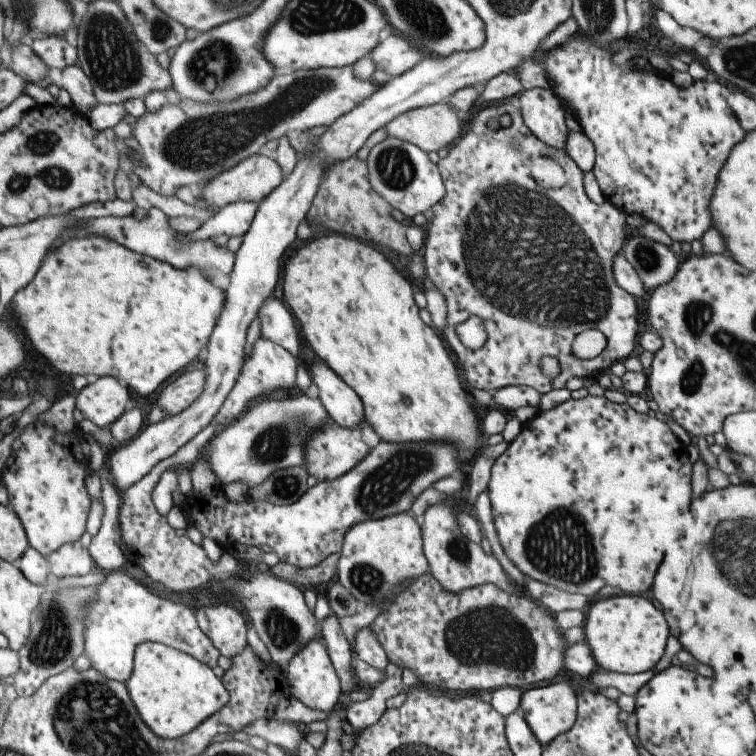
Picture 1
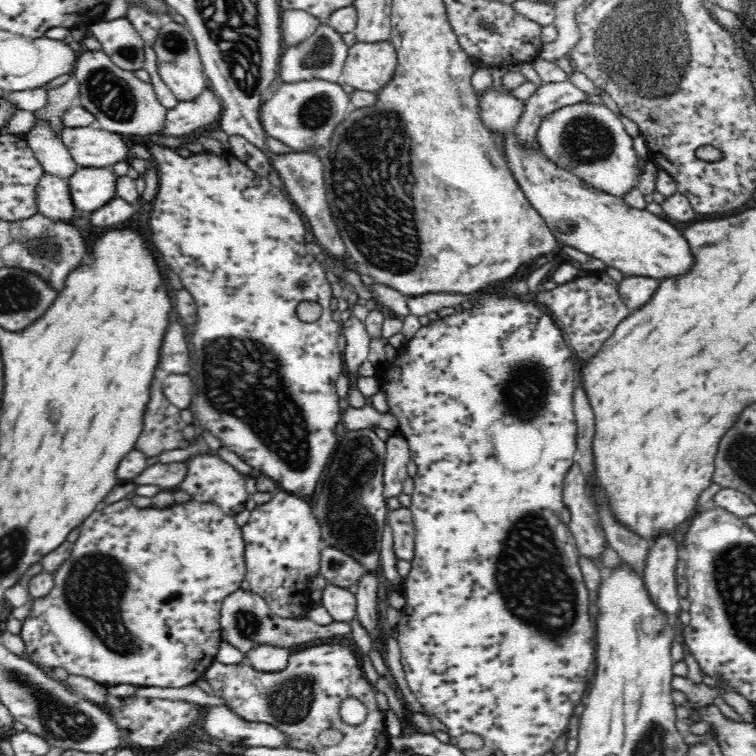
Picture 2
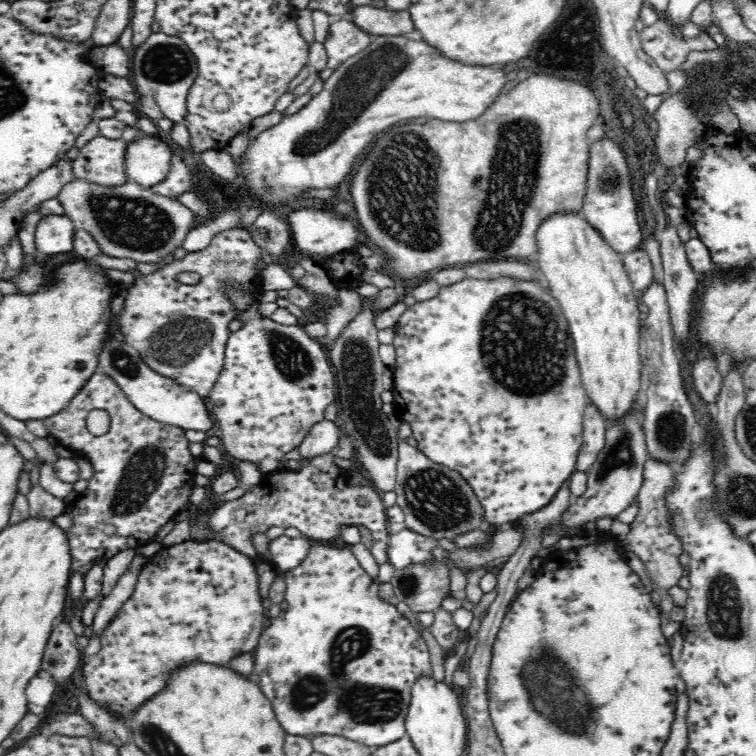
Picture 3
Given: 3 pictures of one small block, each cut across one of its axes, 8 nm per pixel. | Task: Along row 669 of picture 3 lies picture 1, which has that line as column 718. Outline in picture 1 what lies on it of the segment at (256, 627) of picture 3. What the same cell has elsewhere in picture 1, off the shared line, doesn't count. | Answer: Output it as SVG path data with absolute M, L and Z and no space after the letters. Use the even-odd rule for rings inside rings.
M573 35L569 40L565 40L561 46L541 54L543 60L539 60L538 66L541 66L551 82L551 91L559 100L561 100L561 106L569 114L575 116L577 124L581 126L582 134L593 144L595 151L595 160L591 172L595 177L597 186L601 190L601 194L613 205L617 210L622 210L626 215L639 214L643 216L649 223L658 224L659 228L669 236L669 238L675 242L693 242L693 240L700 240L701 235L711 228L711 214L709 214L709 198L711 194L714 194L715 182L717 182L717 172L721 170L723 162L727 160L729 150L743 140L746 132L737 124L737 119L733 116L733 111L729 110L729 105L726 100L721 97L720 90L721 83L714 77L710 77L706 80L695 80L691 82L689 88L679 88L673 86L673 83L667 77L666 73L658 71L654 68L651 70L639 70L639 67L635 70L631 70L627 63L623 63L619 66L613 64L611 60L611 50L609 48L599 48L596 44L593 44L589 38L585 38L582 35Z

